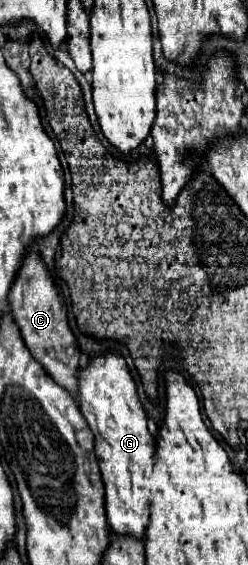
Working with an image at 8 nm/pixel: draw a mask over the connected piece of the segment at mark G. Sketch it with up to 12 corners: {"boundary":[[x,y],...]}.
{"boundary":[[120,353],[80,369],[110,529],[144,541],[154,437]]}

